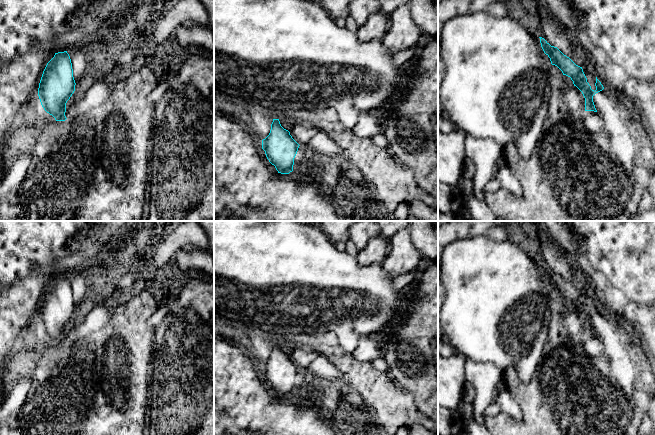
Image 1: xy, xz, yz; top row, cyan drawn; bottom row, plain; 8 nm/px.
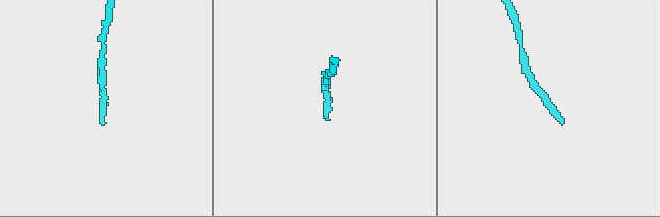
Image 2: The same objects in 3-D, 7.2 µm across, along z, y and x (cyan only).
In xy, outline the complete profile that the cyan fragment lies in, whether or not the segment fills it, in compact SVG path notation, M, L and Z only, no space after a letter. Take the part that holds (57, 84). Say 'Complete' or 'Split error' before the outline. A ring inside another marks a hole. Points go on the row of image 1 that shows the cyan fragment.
Complete. M67 51L55 53L47 63L38 88L44 110L56 121L65 121L66 103L75 91L72 63Z

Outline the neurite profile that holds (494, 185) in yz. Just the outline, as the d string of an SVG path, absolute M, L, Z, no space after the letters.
M495 177L492 179L489 183L487 183L484 187L483 190L488 191L488 192L495 192L501 189L501 185L499 180Z

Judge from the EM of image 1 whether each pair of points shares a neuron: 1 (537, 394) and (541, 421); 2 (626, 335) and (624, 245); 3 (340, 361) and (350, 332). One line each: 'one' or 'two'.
1: one
2: two
3: two

